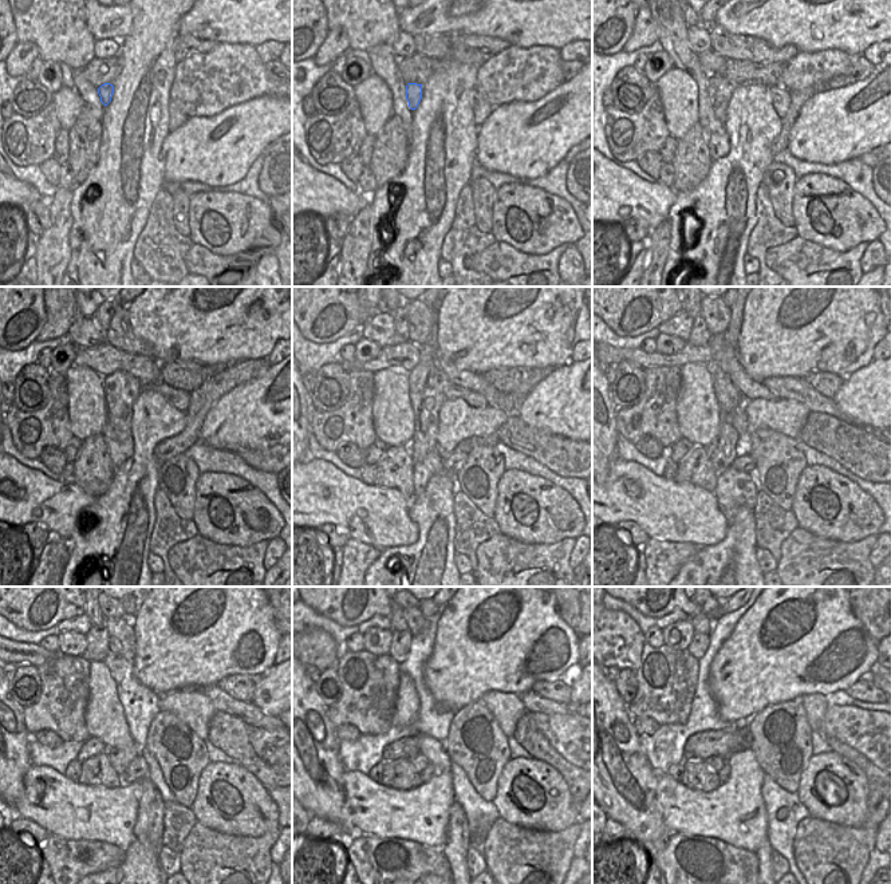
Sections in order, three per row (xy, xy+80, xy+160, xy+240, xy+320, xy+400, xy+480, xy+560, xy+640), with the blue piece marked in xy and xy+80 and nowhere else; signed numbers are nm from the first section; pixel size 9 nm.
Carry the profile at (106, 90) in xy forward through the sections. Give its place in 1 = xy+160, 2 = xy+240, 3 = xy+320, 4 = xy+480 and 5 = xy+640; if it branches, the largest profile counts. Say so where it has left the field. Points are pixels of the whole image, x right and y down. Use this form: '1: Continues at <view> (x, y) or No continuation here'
1: Continues at xy+160 (720, 90)
2: Continues at xy+240 (121, 390)
3: Continues at xy+320 (425, 381)
4: Continues at xy+480 (119, 758)
5: Continues at xy+640 (716, 764)

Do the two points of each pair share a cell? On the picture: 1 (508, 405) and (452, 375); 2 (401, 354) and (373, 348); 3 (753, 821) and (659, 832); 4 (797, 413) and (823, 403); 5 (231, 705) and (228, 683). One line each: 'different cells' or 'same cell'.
1: same cell
2: different cells
3: different cells
4: different cells
5: different cells

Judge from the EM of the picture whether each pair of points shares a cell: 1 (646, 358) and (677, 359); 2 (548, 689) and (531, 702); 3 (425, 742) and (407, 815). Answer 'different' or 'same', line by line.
1: same
2: different
3: same

